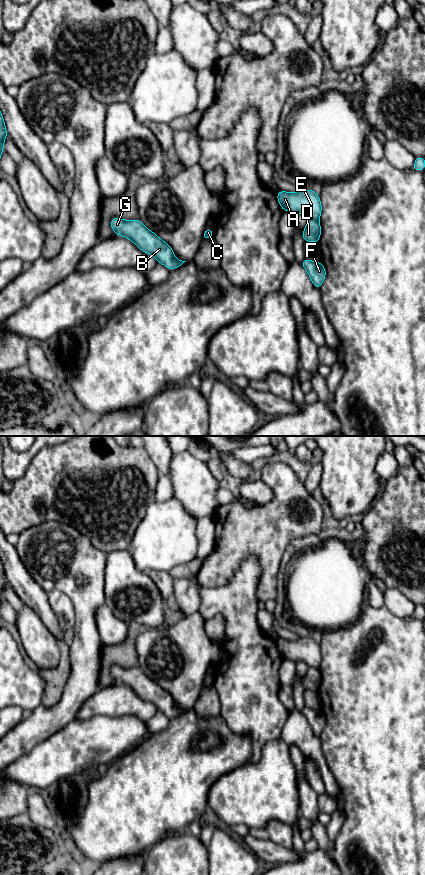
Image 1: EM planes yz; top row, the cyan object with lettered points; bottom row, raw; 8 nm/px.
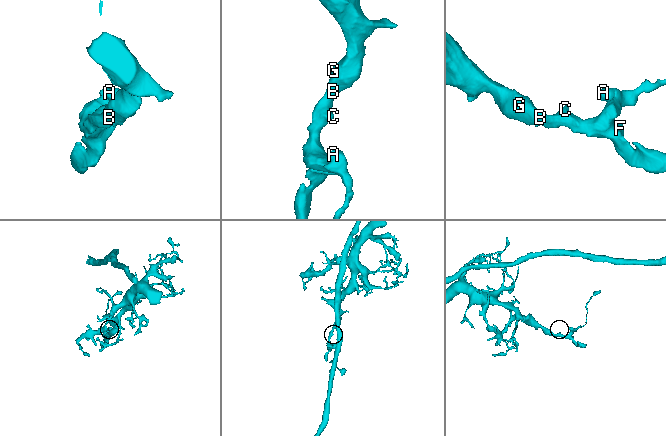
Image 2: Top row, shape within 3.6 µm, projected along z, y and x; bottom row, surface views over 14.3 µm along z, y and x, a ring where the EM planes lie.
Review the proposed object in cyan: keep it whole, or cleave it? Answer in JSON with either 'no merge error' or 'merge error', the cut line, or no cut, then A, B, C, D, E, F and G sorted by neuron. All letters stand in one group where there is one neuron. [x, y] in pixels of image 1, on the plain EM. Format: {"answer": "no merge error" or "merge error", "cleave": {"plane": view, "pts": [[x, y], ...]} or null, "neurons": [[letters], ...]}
{"answer": "merge error", "cleave": {"plane": "yz", "pts": [[308, 665], [318, 669]]}, "neurons": [["A", "E"], ["B", "C", "D", "F", "G"]]}

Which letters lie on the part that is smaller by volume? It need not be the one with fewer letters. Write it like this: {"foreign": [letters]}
{"foreign": ["A", "E"]}

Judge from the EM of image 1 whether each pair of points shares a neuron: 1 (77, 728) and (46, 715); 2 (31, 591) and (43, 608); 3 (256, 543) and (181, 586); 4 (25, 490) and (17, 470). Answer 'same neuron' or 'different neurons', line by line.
1: different neurons
2: same neuron
3: different neurons
4: different neurons

